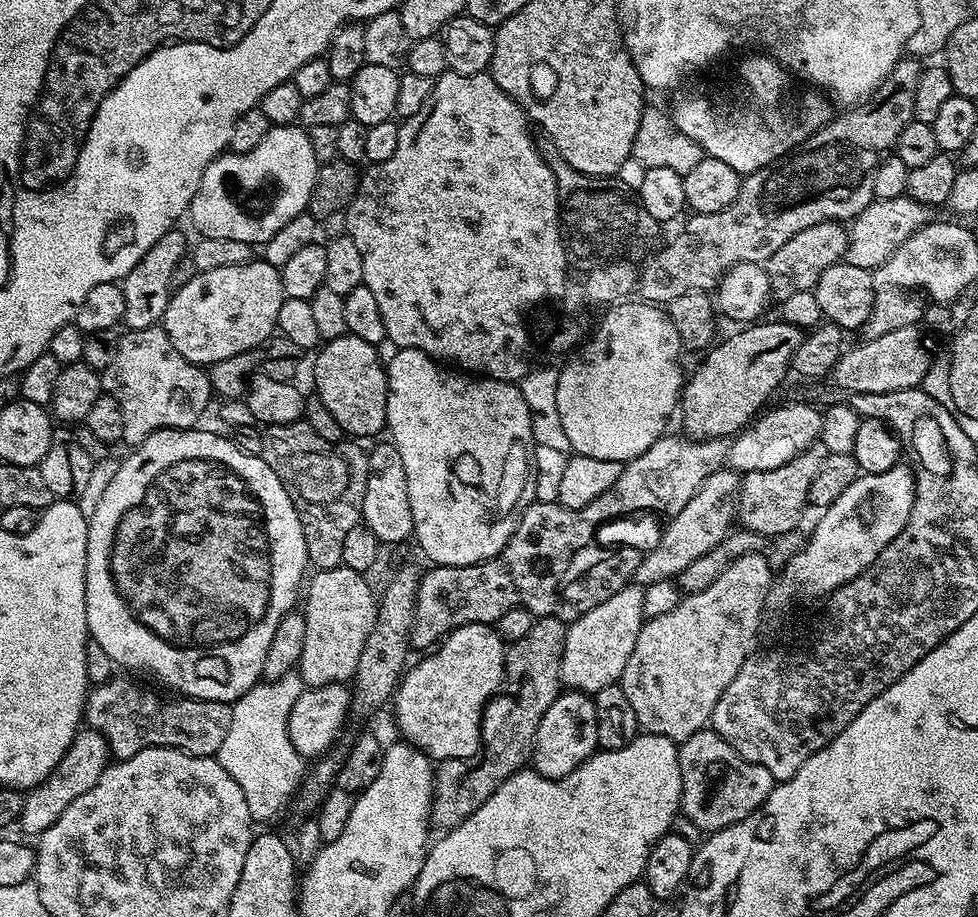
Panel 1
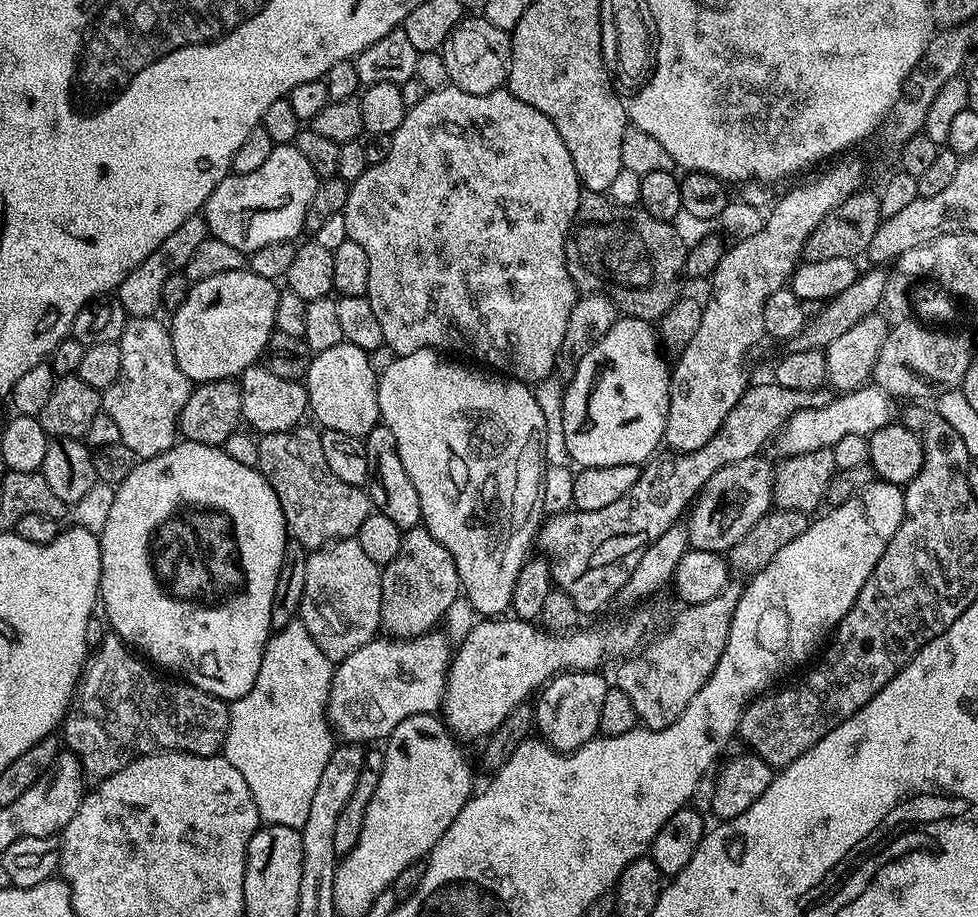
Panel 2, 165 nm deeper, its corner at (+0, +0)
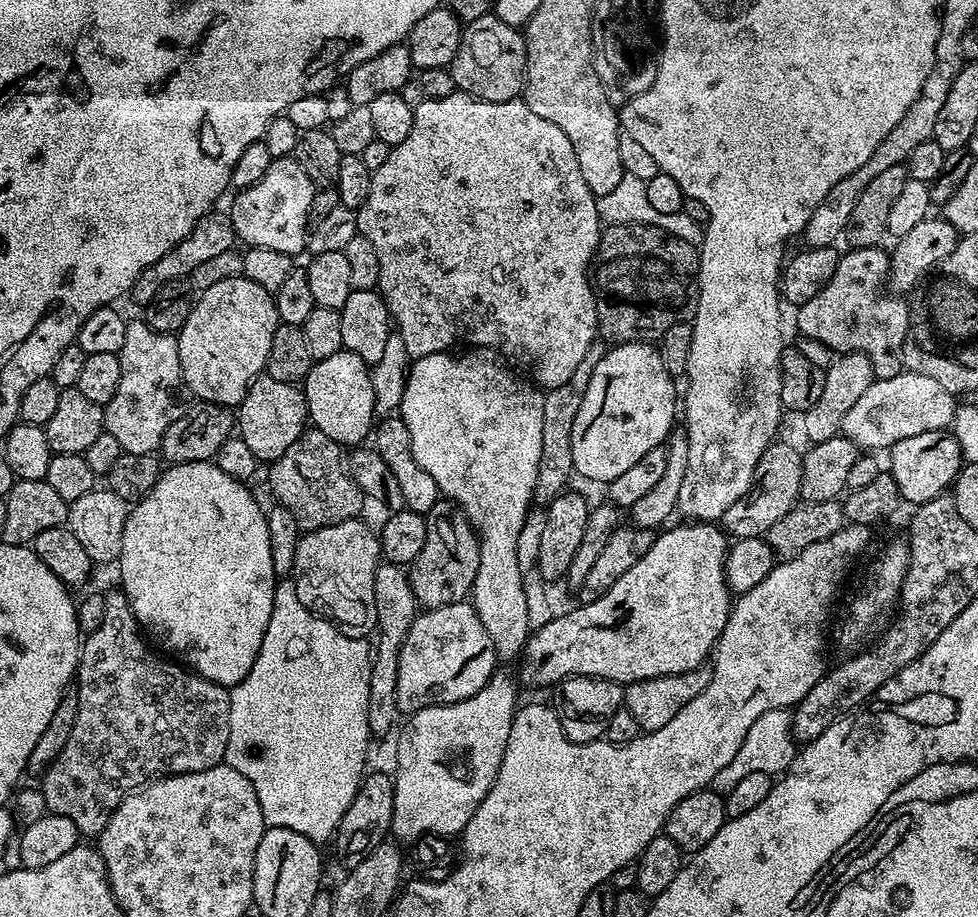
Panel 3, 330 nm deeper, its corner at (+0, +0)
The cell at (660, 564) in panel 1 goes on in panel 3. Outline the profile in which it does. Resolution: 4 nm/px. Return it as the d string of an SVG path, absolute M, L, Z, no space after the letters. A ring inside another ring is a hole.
M774 442L762 454L758 466L752 475L752 484L726 510L722 518L722 527L729 537L741 540L742 538L754 538L764 536L791 508L795 508L800 500L800 475L802 474L802 462L804 461L801 449L796 449L792 444L780 444Z

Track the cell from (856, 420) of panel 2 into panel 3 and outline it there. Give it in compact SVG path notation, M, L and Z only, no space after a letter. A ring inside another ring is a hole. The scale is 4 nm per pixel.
M902 370L894 378L885 380L873 379L870 390L854 402L851 410L840 423L840 432L855 442L857 449L887 450L893 444L902 442L902 438L911 438L914 434L926 434L947 429L958 407L953 393L942 390L934 378Z

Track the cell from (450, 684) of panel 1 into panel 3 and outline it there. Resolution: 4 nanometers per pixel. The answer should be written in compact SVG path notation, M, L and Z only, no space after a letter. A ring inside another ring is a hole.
M680 522L677 528L672 527L665 527L653 539L650 550L646 550L646 554L642 554L642 558L638 558L638 562L634 562L634 566L630 566L630 570L626 570L626 574L622 574L622 578L618 578L618 582L614 582L614 586L610 586L610 590L606 590L606 594L589 599L589 604L584 604L581 608L566 613L565 616L564 613L557 614L553 620L546 622L529 635L528 643L525 644L522 651L522 659L519 661L521 664L518 680L521 685L552 684L552 686L556 686L561 680L567 680L570 676L593 676L603 680L613 680L615 684L627 686L634 682L642 682L646 678L680 674L686 670L698 668L713 655L716 641L719 640L722 630L726 626L728 613L732 611L734 603L733 597L728 591L728 578L724 575L724 558L728 555L730 540L723 527L716 522Z

